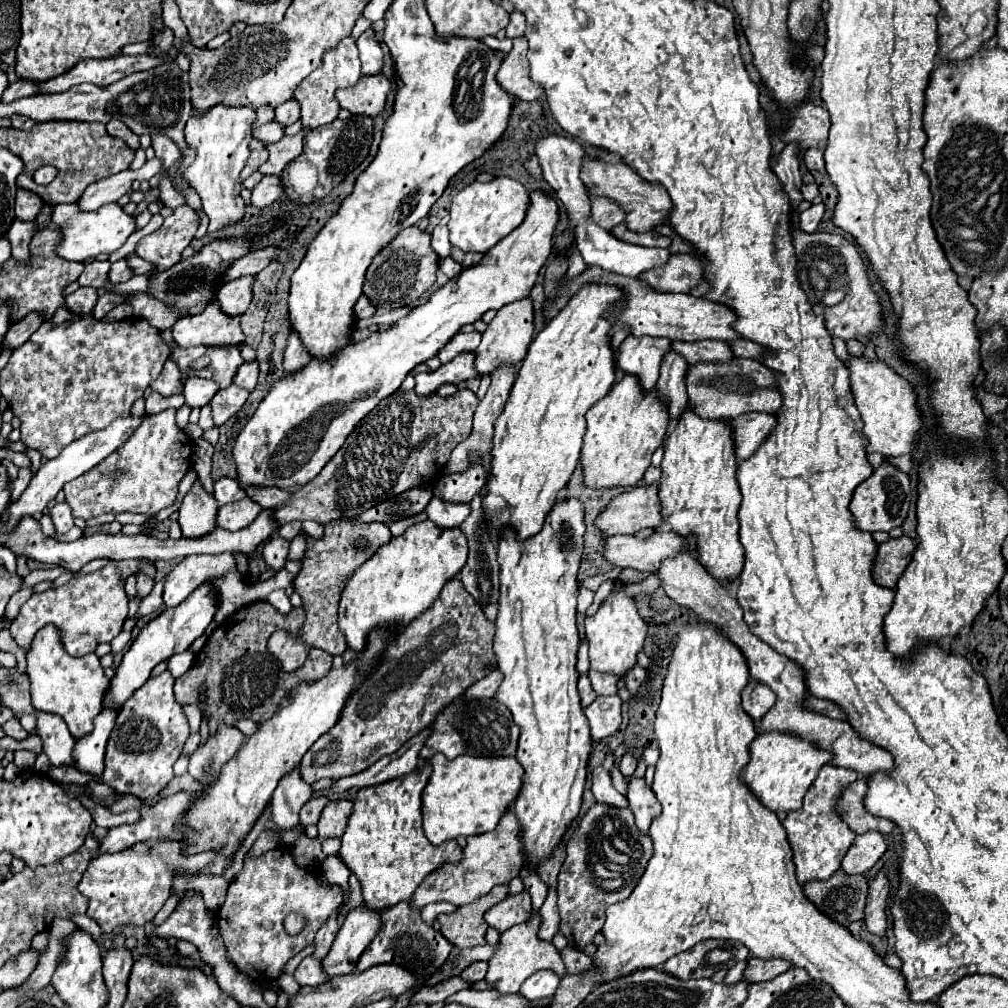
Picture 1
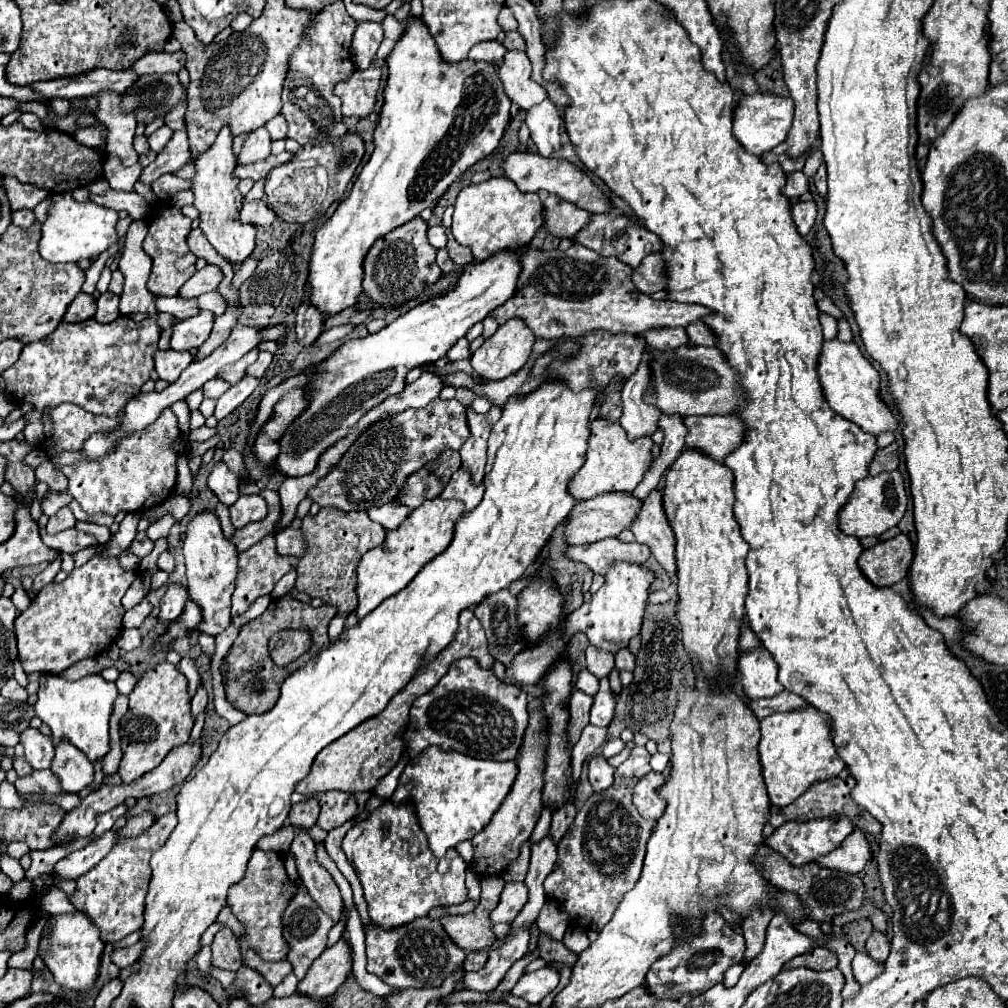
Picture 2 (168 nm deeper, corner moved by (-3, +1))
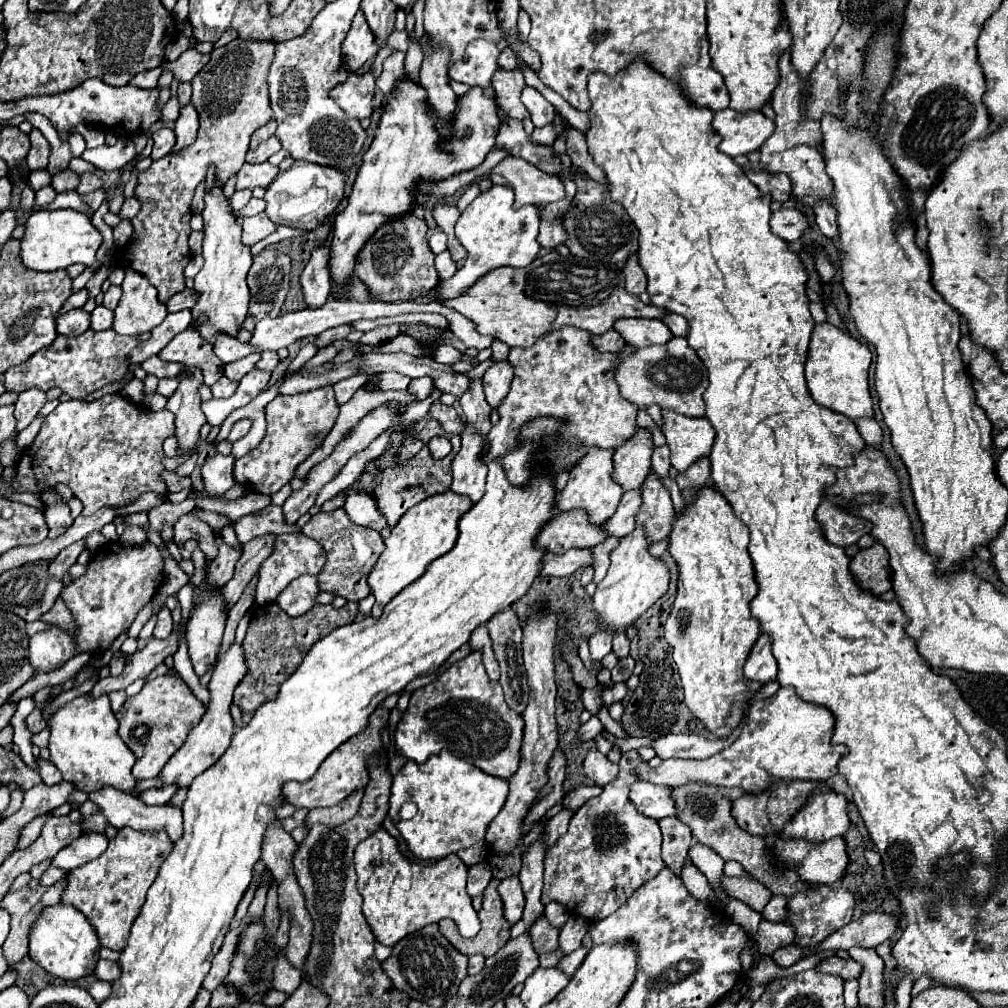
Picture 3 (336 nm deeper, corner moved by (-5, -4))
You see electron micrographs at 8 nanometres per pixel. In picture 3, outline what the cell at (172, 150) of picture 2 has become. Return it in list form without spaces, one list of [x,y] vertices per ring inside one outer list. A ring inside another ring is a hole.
[[[187,105],[187,107],[181,107],[181,113],[177,117],[177,123],[175,123],[175,137],[177,137],[177,143],[173,147],[173,151],[181,151],[183,147],[191,145],[197,137],[197,127],[199,127],[199,119],[197,119],[197,111],[193,105]]]

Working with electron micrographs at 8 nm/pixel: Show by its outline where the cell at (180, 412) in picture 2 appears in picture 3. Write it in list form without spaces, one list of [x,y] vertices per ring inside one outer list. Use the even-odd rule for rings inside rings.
[[[145,393],[145,405],[153,411],[163,411],[167,405],[167,399],[163,395],[147,395]]]

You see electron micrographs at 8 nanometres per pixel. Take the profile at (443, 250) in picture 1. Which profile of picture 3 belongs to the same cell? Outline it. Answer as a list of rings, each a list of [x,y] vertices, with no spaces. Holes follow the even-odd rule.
[[[443,231],[431,233],[431,237],[429,237],[429,247],[431,247],[431,251],[433,251],[435,255],[443,253],[443,251],[447,249],[447,235],[445,235]]]

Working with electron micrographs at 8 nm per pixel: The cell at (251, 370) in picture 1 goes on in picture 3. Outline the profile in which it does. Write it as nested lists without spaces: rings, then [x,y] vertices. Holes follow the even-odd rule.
[[[263,351],[261,359],[259,359],[259,363],[257,363],[257,369],[259,369],[259,371],[273,371],[277,363],[279,363],[279,357],[277,357],[275,351]]]

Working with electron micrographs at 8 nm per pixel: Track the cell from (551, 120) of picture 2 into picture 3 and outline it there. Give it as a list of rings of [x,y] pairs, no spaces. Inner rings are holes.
[[[525,87],[523,89],[523,103],[529,107],[531,113],[531,121],[535,127],[545,127],[549,123],[553,123],[555,117],[555,107],[533,87]]]

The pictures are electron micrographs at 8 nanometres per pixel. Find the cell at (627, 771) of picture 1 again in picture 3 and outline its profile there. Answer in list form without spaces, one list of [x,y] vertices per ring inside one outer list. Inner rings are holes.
[[[636,749],[623,753],[619,761],[619,775],[615,781],[611,781],[607,787],[603,787],[603,793],[589,799],[573,817],[569,823],[569,831],[559,839],[555,847],[551,847],[547,859],[545,859],[545,887],[543,887],[543,903],[563,903],[569,913],[581,915],[589,921],[599,921],[611,913],[615,913],[627,899],[647,881],[651,881],[663,867],[661,859],[661,829],[657,819],[641,815],[635,805],[629,799],[629,785],[637,781],[637,775],[633,773],[635,765],[643,763]]]

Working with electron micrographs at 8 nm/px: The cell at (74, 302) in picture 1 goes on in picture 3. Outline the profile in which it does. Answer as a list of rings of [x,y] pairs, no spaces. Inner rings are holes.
[[[85,309],[67,311],[67,313],[59,315],[59,319],[57,319],[59,335],[75,337],[75,335],[81,335],[83,331],[87,331],[87,329],[89,329],[89,313]]]

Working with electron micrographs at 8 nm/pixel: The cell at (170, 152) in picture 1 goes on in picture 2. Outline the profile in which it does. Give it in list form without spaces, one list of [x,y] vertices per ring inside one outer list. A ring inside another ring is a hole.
[[[161,126],[159,130],[155,130],[155,132],[149,136],[149,146],[151,146],[151,150],[153,150],[153,152],[161,152],[161,150],[167,146],[171,134],[173,134],[173,130],[167,128],[167,126]]]

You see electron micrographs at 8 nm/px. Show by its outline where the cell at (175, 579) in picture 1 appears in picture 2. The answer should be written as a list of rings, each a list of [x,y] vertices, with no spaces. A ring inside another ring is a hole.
[[[169,584],[165,596],[161,598],[161,612],[157,618],[167,624],[177,620],[179,614],[183,612],[185,602],[187,602],[187,590],[181,584]]]

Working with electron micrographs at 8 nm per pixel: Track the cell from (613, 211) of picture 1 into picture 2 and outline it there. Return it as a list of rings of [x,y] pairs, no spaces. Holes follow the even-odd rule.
[[[547,196],[543,200],[547,232],[557,238],[575,238],[575,234],[589,222],[589,212],[565,202],[561,198]]]

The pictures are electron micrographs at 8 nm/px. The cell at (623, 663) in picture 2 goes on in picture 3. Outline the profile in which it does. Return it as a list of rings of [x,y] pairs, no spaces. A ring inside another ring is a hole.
[[[619,633],[613,637],[613,653],[617,655],[617,659],[623,659],[629,655],[629,639],[625,637],[625,633]]]

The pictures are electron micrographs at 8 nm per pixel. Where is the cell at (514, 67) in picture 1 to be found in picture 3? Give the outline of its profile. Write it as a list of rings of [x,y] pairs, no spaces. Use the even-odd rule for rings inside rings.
[[[497,69],[497,73],[493,75],[491,87],[501,111],[507,117],[519,119],[519,121],[529,117],[529,111],[521,101],[521,91],[525,87],[525,77],[521,69],[513,69],[513,71]]]

